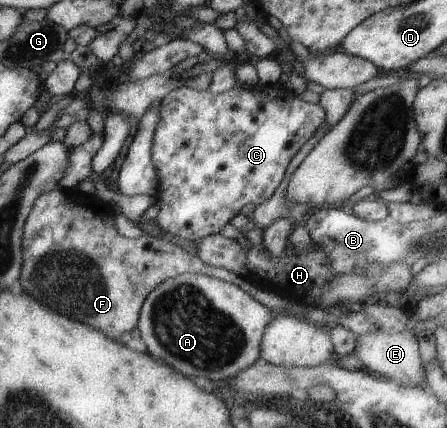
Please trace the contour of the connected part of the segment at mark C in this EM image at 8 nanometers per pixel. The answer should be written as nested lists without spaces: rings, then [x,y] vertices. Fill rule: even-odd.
[[[184,84],[170,91],[168,96],[164,96],[160,103],[160,124],[156,126],[156,130],[154,131],[151,148],[152,158],[160,178],[160,186],[156,194],[156,207],[160,209],[157,216],[158,226],[170,232],[170,234],[182,236],[186,240],[196,241],[208,235],[218,234],[232,218],[240,214],[240,210],[242,210],[245,204],[252,202],[252,204],[258,206],[265,200],[270,200],[272,194],[276,192],[276,189],[280,186],[282,180],[284,180],[290,161],[296,156],[298,150],[314,136],[316,130],[318,130],[325,120],[325,110],[320,104],[308,103],[298,97],[296,93],[287,87],[278,90],[278,87],[270,85],[251,88],[250,90],[240,88],[240,86],[236,85],[222,94],[212,94],[207,90],[203,91],[185,87]]]

